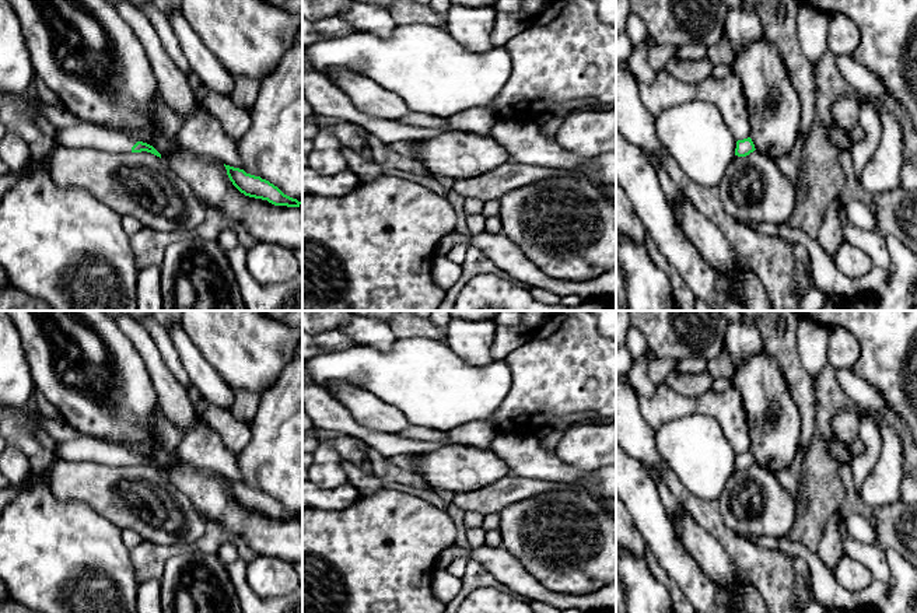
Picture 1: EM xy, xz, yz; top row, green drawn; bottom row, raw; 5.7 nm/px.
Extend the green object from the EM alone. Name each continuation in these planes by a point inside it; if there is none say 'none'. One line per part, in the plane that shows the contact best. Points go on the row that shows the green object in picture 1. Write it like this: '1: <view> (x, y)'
1: xy (86, 135)

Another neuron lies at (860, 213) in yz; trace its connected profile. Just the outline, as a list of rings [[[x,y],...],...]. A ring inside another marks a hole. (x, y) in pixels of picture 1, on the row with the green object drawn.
[[[847,200],[846,210],[850,221],[864,230],[864,231],[875,231],[878,230],[878,220],[874,210],[861,200]]]

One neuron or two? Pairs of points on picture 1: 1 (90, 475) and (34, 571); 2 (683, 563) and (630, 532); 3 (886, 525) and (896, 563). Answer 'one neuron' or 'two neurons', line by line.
1: two neurons
2: two neurons
3: two neurons

